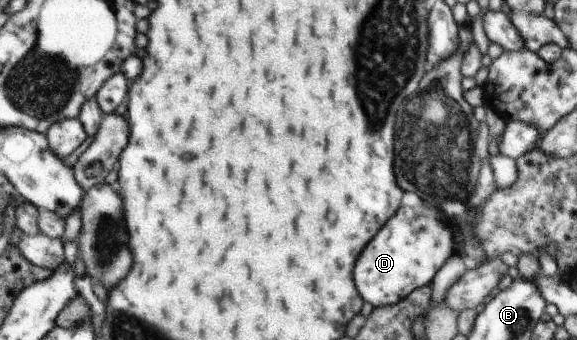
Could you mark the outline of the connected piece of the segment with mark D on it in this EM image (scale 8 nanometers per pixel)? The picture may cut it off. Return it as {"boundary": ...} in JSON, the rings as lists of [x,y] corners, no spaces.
{"boundary":[[[410,195],[410,203],[398,209],[356,261],[354,285],[360,297],[373,307],[382,307],[401,302],[414,290],[431,287],[430,283],[442,275],[442,267],[446,267],[454,255],[459,255],[459,238],[460,227],[442,207],[428,205],[421,196]]]}

